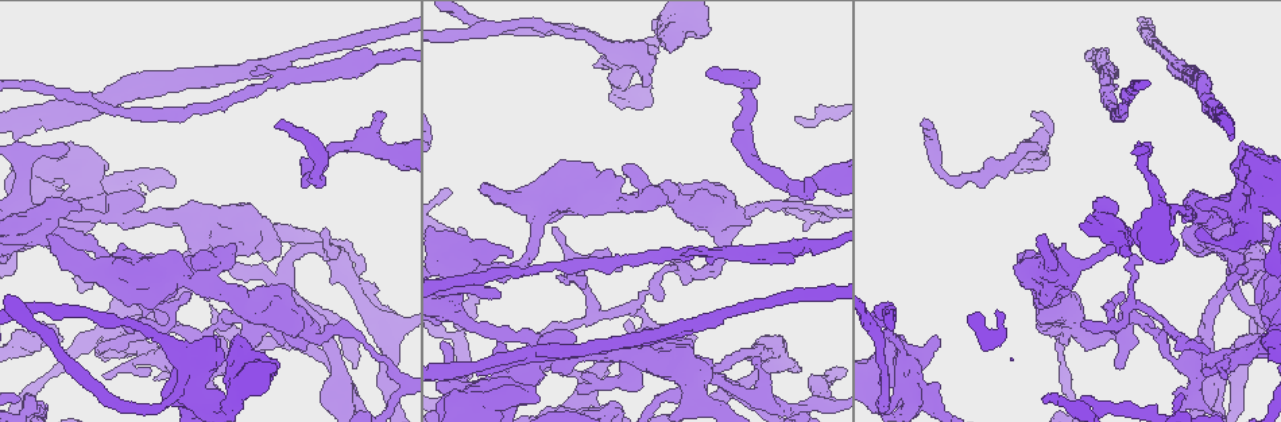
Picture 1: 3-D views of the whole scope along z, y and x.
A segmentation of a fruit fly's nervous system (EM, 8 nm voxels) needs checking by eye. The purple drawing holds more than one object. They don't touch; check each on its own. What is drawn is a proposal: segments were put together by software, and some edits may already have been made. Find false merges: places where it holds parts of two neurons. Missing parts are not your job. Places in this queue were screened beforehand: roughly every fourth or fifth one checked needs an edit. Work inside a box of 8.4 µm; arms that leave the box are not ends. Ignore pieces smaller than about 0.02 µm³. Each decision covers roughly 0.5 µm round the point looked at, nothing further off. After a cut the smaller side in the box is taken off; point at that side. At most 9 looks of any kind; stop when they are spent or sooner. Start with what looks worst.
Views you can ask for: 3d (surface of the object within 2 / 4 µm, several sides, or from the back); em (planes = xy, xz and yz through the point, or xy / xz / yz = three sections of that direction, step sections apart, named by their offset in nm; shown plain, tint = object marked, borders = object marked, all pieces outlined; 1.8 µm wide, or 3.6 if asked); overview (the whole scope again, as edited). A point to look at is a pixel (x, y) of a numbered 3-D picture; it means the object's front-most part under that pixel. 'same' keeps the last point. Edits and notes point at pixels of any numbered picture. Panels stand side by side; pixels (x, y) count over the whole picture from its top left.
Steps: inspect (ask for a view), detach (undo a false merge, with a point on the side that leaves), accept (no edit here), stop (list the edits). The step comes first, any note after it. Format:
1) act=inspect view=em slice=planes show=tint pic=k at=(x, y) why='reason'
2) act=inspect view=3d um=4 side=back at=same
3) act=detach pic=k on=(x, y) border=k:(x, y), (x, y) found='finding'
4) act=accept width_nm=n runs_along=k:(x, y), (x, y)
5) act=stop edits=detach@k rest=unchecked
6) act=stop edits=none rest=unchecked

act=inspect view=em um=3.6 slice=planes show=tint pic=1 at=(1229, 207) why='branch point'

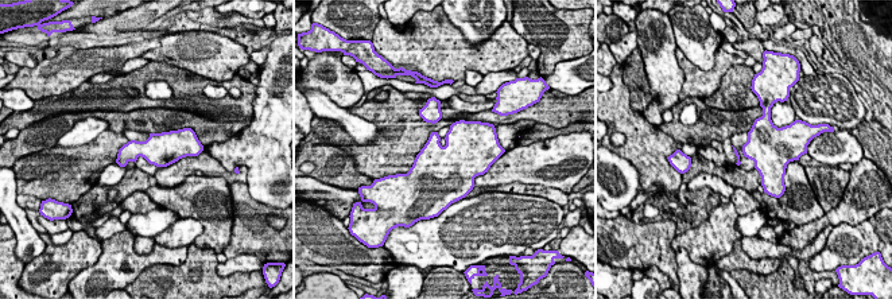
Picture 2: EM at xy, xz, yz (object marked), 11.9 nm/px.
act=accept found='one neuron here'

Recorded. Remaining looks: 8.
act=inspect view=3d um=4 pic=1 at=(287, 279) why='abrupt turn'

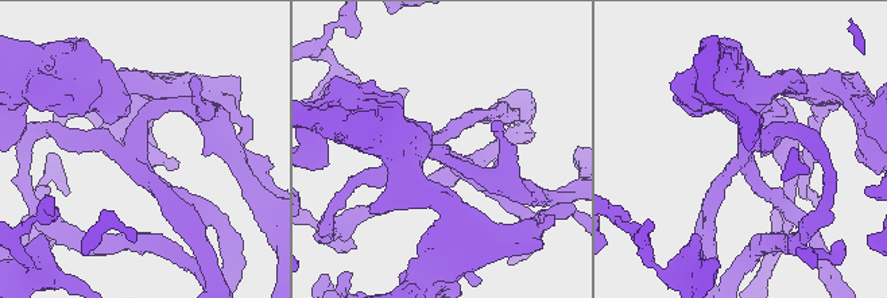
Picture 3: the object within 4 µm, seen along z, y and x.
act=inspect view=em slice=planes show=tint pic=3 at=(739, 144) why='shape alone is not enough'

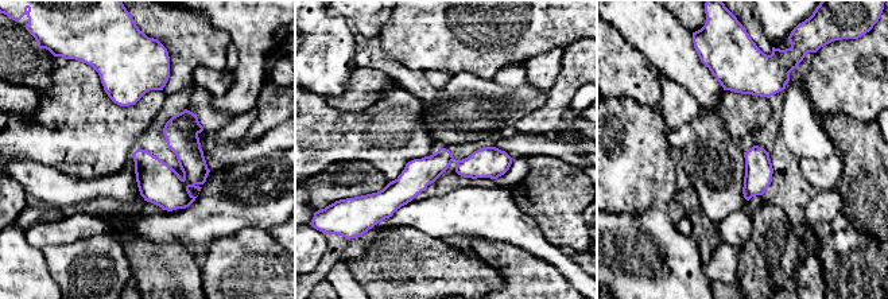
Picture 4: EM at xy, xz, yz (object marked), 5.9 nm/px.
act=detach pic=4 on=(185, 144) border=4:(181, 179), (189, 191) found='a second neuron is stuck on'

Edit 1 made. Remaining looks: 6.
act=inspect view=overview

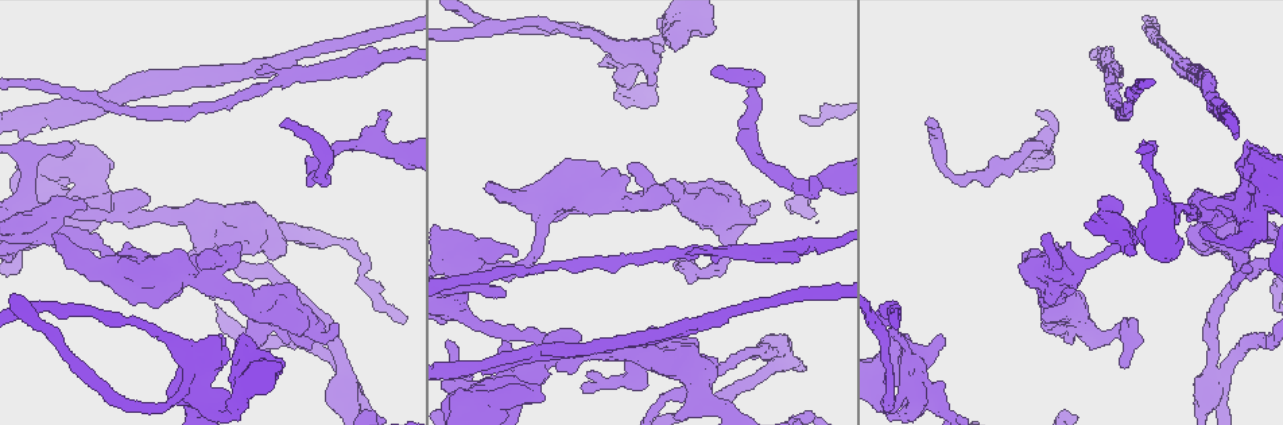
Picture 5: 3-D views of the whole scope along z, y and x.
act=inspect view=em slice=xy step=8 show=tint pic=5 at=(916, 390)

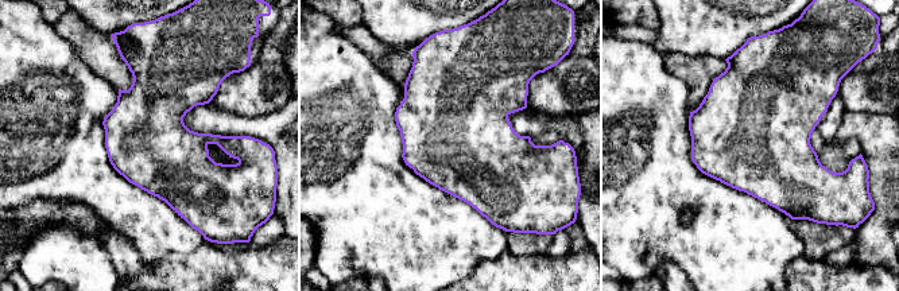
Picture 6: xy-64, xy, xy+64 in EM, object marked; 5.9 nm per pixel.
act=inspect view=em slice=planes show=tint at=same

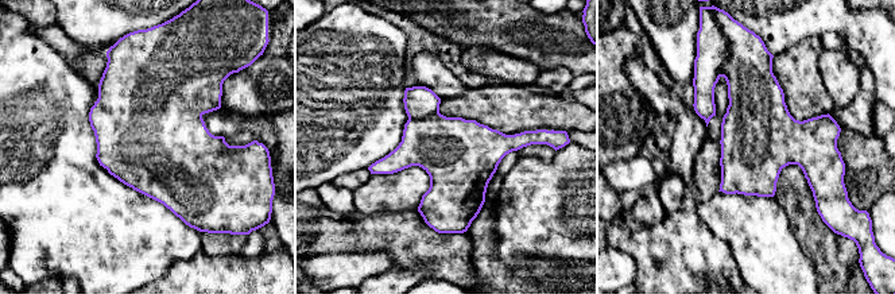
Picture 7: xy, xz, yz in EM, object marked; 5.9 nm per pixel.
act=accept found='continuous, no second neuron'

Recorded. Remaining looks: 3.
act=inspect view=3d um=4 pic=5 at=(775, 350) why='arms run side by side'

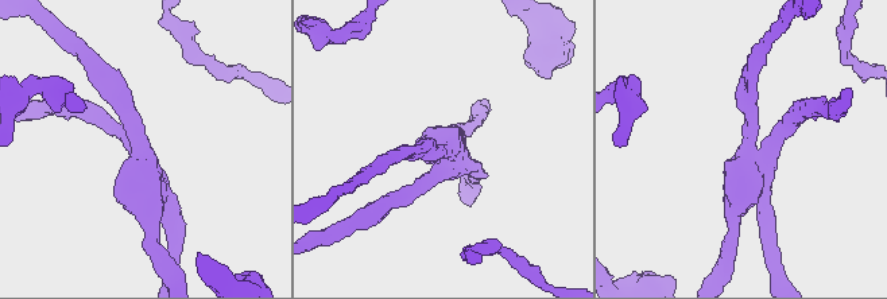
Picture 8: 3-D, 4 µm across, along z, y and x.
act=inspect view=em um=3.6 slice=xz step=16 show=tint pic=8 at=(144, 161) why='need the tissue'

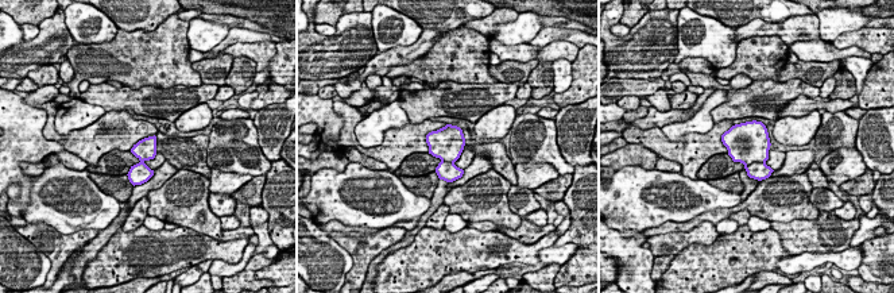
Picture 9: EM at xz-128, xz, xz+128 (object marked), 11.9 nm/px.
act=inspect view=em um=3.6 slice=planes show=tint at=same why='cut it another way'

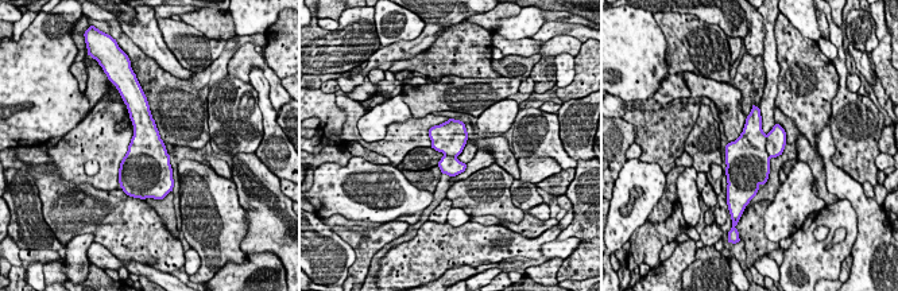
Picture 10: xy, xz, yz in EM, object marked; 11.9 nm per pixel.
act=accept found='one neuron here'

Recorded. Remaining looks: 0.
act=stop edits=detach@4 rest=unchecked

